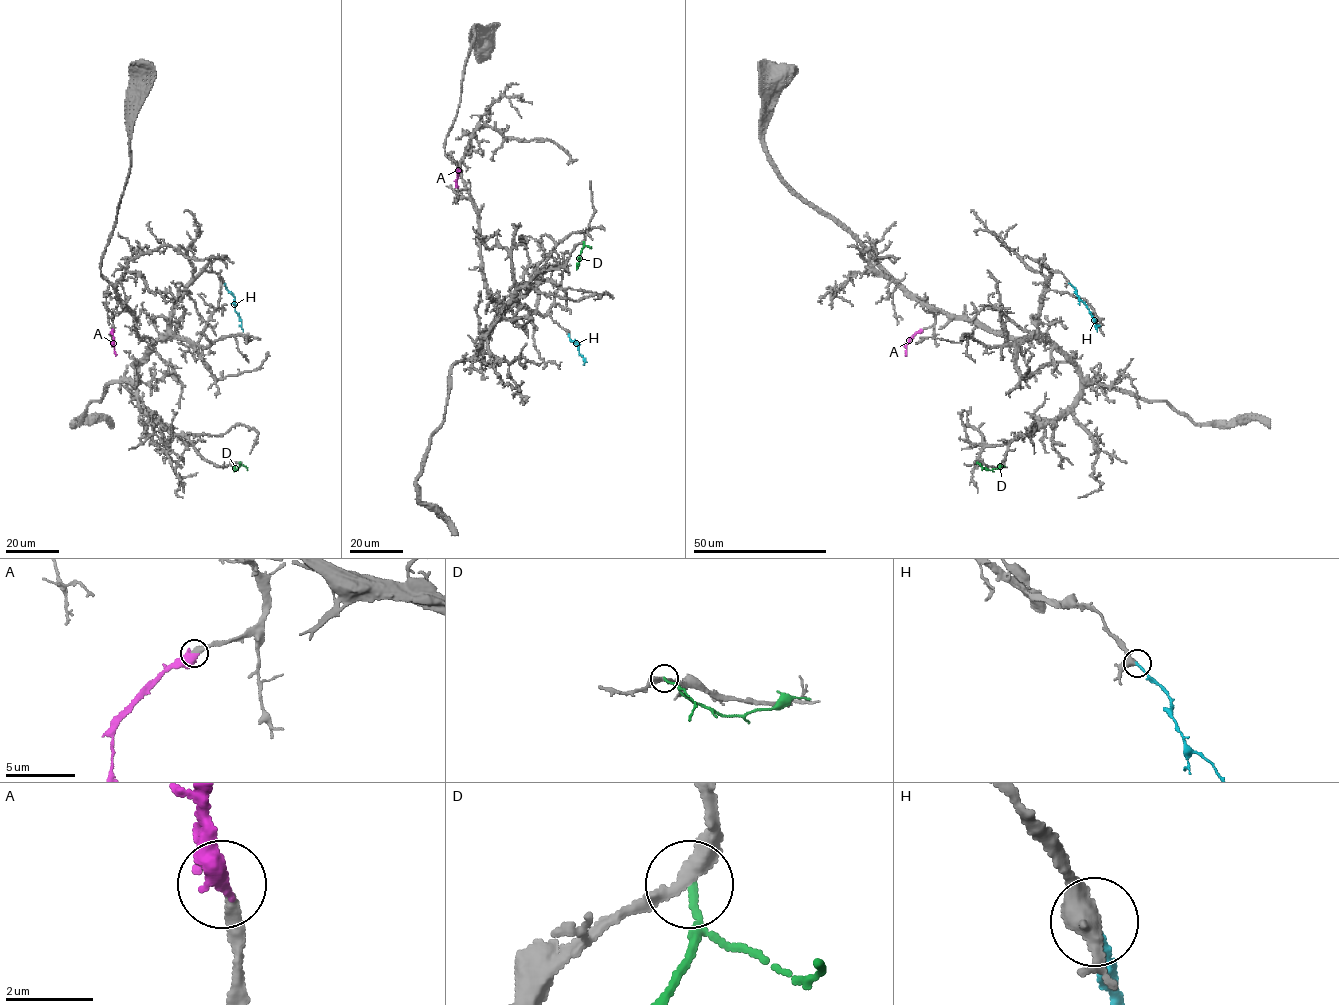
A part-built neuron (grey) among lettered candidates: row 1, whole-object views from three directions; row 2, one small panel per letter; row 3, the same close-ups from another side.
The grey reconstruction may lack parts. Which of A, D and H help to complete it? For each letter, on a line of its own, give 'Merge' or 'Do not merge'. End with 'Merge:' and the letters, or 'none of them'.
A: Merge
D: Do not merge
H: Merge
Merge: A, H

